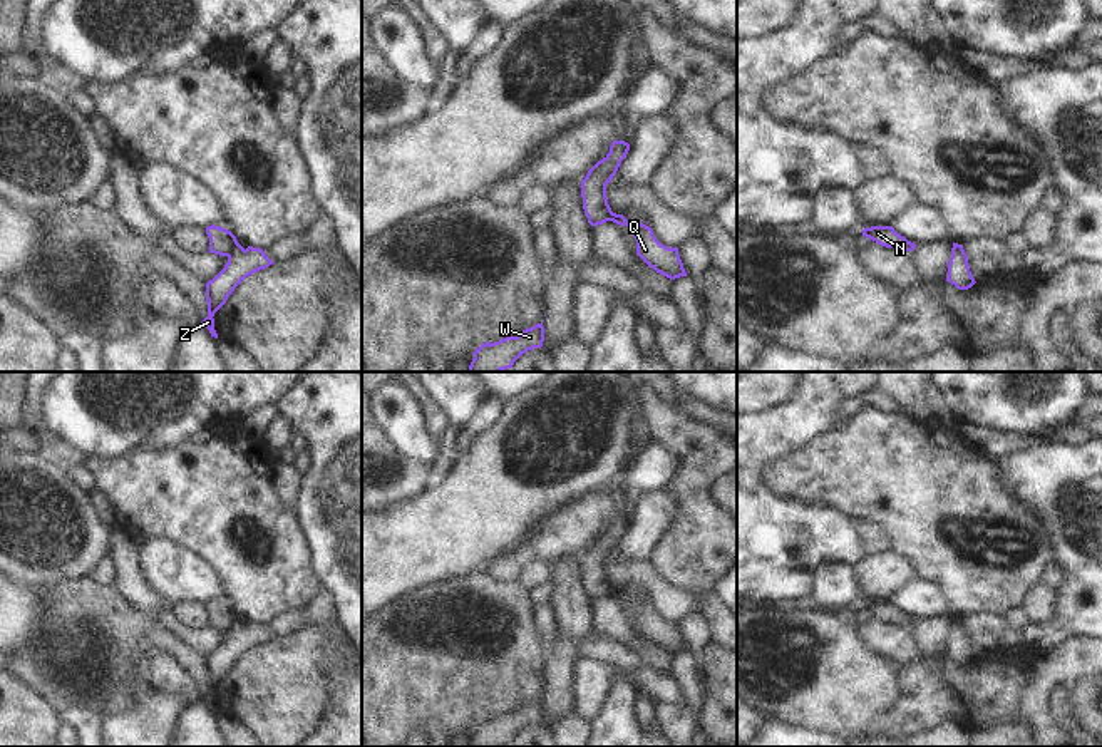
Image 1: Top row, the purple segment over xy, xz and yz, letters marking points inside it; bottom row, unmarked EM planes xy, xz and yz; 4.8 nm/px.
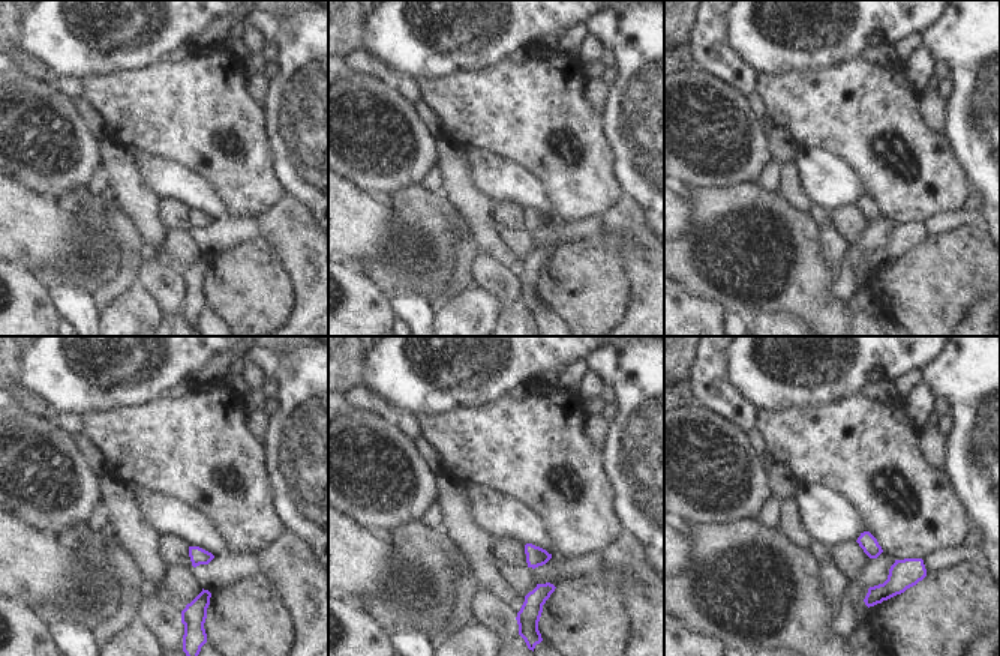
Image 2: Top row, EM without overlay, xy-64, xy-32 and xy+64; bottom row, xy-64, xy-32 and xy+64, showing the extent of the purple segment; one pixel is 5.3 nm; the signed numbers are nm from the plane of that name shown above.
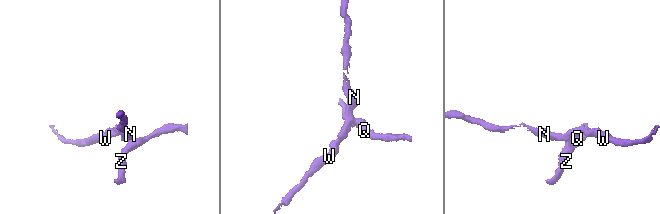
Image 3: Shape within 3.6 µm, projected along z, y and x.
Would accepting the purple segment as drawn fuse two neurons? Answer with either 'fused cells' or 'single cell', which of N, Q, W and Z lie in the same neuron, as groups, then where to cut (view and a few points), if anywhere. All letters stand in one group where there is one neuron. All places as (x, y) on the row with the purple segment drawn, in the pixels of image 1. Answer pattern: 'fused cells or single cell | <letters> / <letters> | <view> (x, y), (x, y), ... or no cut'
fused cells | N W / Q Z | xy (238, 243), (228, 257)

